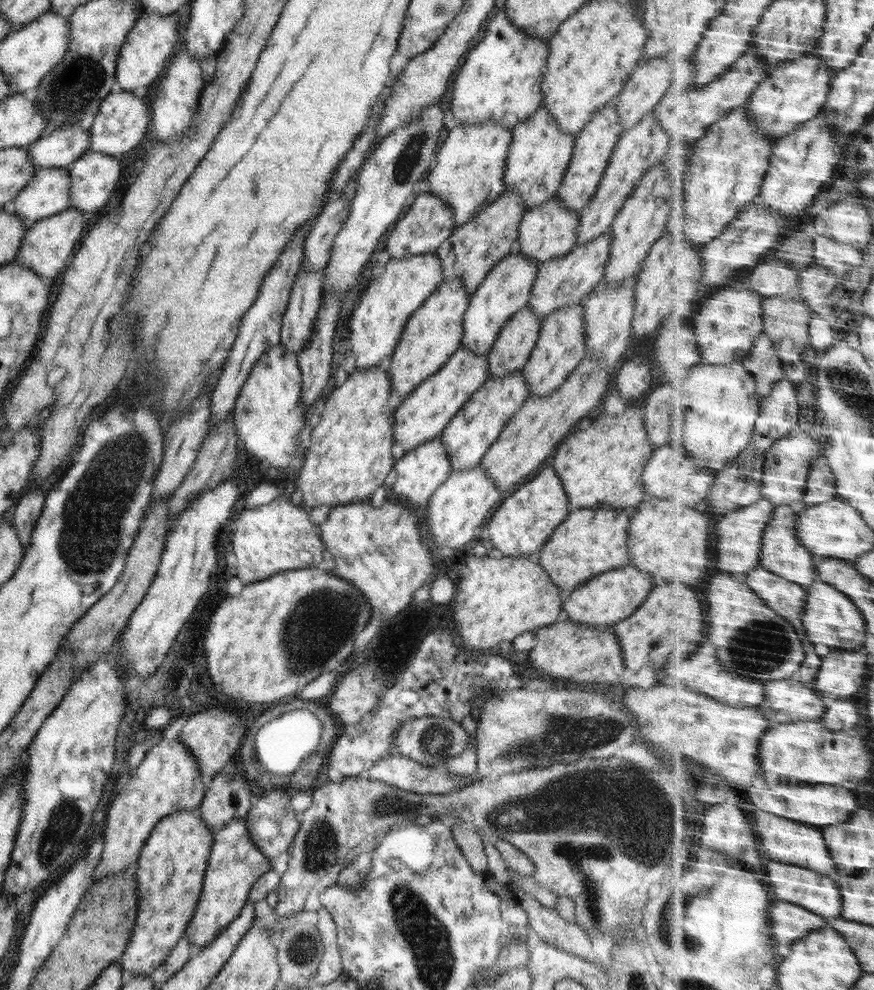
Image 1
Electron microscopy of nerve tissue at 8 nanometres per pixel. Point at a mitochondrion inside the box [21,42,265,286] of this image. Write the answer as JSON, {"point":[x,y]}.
{"point":[78,84]}

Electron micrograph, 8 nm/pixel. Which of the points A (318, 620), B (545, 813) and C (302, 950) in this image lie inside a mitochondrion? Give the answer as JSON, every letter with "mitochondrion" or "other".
{"A":"mitochondrion","B":"mitochondrion","C":"mitochondrion"}

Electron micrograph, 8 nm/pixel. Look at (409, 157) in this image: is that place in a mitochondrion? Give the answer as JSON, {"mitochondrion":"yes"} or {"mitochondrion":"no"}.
{"mitochondrion":"yes"}

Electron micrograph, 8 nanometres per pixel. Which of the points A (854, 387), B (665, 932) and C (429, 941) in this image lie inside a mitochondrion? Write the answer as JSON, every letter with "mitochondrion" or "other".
{"A":"mitochondrion","B":"mitochondrion","C":"mitochondrion"}

